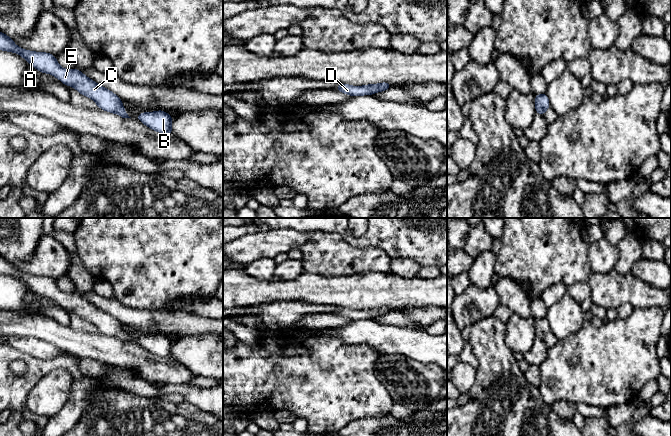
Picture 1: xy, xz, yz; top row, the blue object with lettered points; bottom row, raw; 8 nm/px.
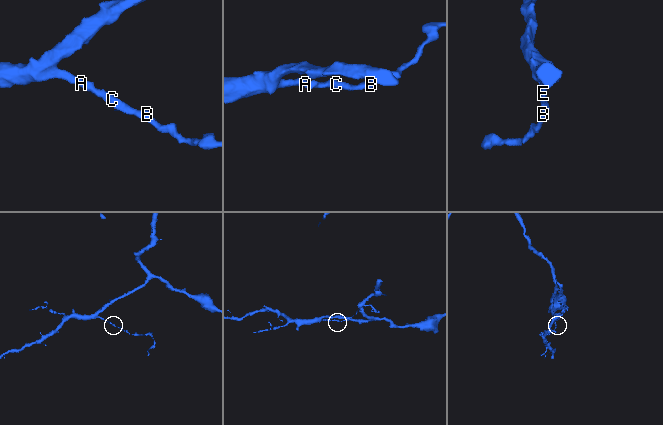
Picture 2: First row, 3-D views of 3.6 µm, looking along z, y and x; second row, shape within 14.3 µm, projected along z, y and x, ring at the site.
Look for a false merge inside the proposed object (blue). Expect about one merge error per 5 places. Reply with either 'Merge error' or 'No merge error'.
No merge error

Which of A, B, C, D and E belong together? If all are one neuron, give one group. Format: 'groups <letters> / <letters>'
groups A B C D E

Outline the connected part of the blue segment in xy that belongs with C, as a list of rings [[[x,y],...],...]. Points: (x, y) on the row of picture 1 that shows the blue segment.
[[[0,32],[0,50],[17,53],[39,72],[53,75],[66,86],[72,86],[80,94],[94,100],[100,109],[118,114],[122,118],[131,118],[125,111],[120,97],[88,78],[77,68],[73,70],[62,68],[55,55],[24,50],[16,46],[13,39],[2,32]]]

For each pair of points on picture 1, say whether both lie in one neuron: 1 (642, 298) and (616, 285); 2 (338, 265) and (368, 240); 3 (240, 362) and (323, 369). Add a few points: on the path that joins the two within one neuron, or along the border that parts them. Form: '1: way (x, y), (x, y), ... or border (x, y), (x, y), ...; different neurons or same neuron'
1: way (636, 292), (622, 288); same neuron
2: border (344, 239), (354, 246), (379, 247), (382, 250); different neurons
3: way (261, 369), (302, 369); same neuron

